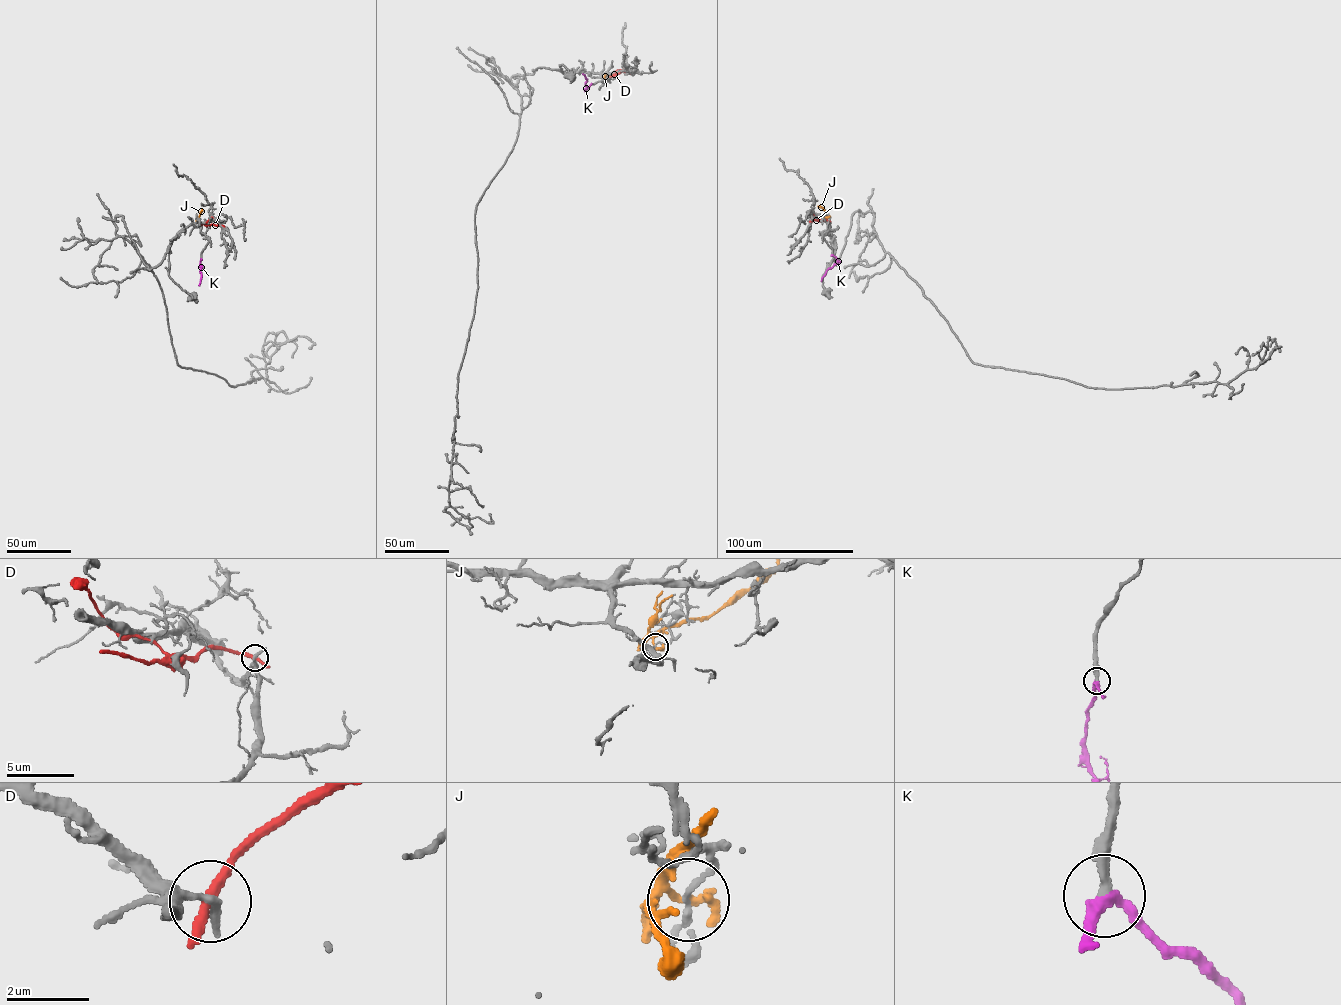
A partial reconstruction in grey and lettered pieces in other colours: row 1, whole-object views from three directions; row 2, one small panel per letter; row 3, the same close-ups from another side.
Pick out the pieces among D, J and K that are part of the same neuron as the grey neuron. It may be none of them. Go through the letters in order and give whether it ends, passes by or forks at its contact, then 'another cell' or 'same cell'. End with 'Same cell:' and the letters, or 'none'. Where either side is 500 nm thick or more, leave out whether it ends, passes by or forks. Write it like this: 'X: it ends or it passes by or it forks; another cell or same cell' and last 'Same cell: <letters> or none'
D: it passes by; another cell
J: it passes by; another cell
K: it passes by; same cell
Same cell: K

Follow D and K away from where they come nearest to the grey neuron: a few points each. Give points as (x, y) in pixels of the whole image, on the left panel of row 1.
D: (201, 224), (224, 226)
K: (201, 258), (199, 285)

